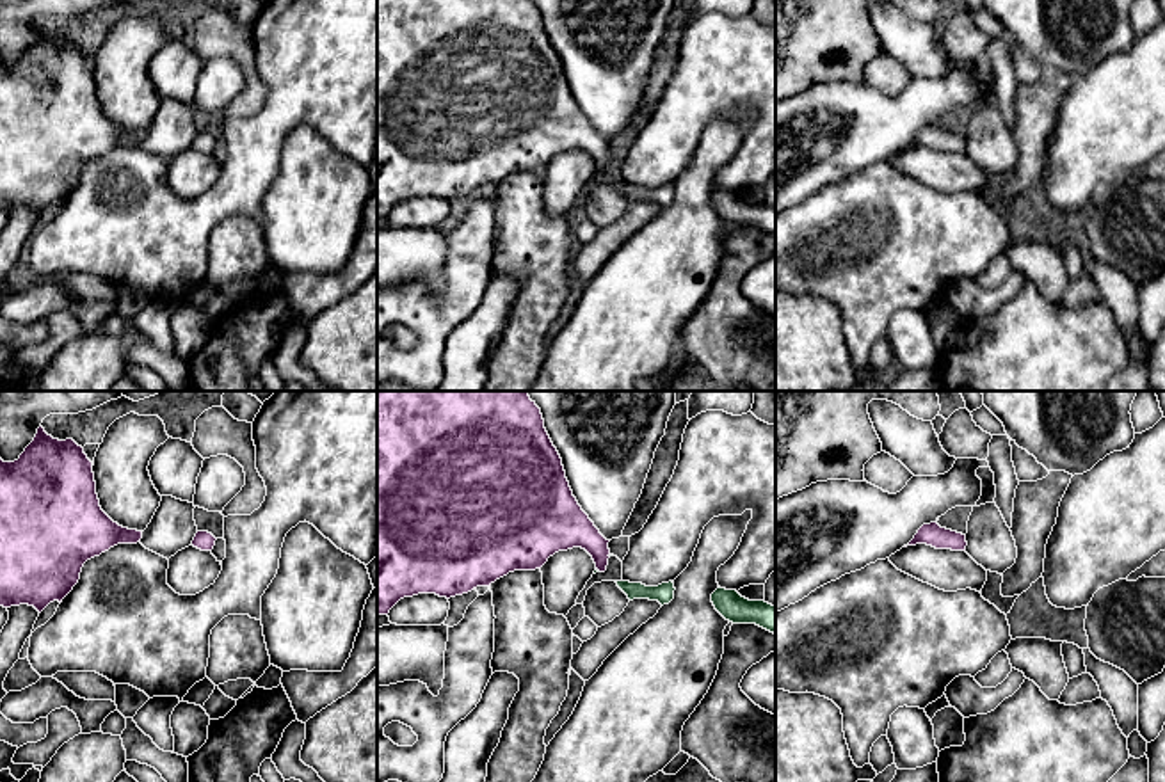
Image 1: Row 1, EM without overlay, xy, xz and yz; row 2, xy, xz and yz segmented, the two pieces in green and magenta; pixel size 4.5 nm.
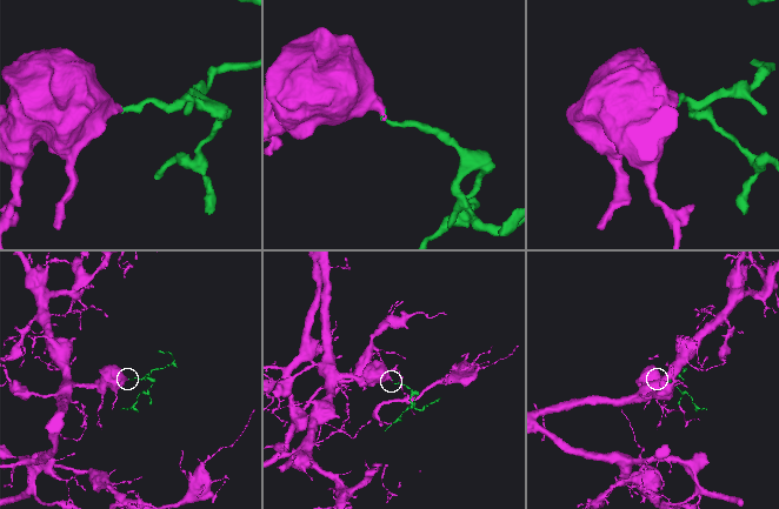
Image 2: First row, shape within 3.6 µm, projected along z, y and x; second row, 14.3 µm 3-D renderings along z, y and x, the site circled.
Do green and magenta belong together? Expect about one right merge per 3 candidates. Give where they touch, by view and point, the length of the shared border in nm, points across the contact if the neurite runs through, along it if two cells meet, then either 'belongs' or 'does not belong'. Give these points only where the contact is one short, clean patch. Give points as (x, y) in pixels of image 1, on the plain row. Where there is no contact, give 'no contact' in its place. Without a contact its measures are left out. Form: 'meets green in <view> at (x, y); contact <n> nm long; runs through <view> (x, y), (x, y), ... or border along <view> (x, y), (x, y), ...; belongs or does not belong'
no contact; belongs

